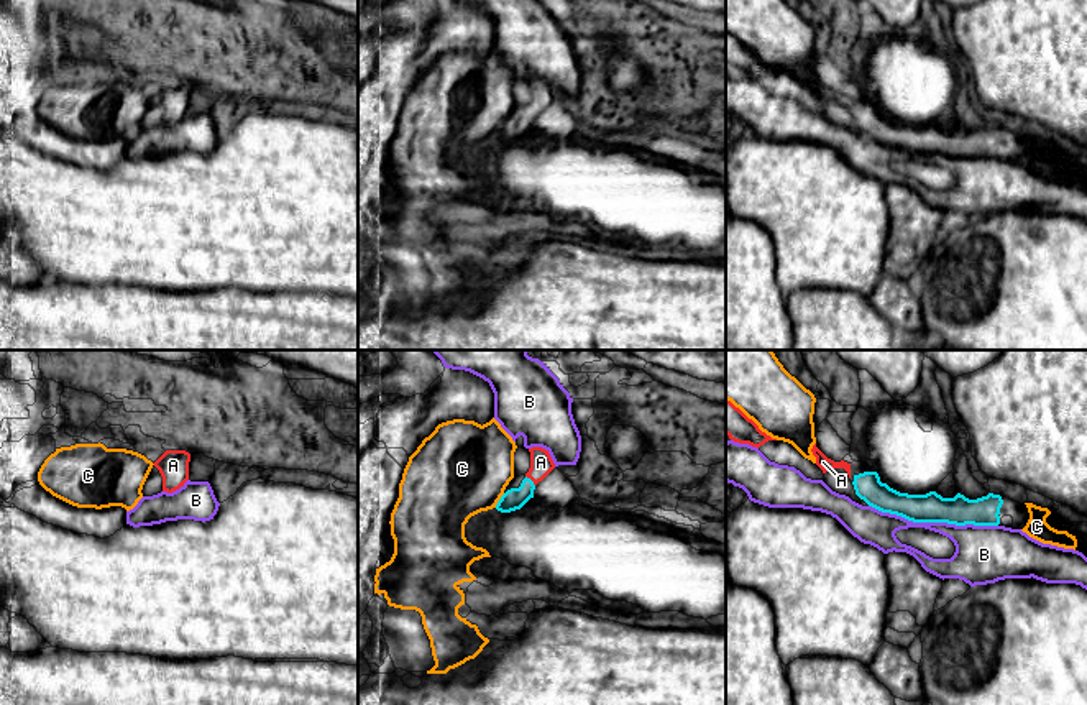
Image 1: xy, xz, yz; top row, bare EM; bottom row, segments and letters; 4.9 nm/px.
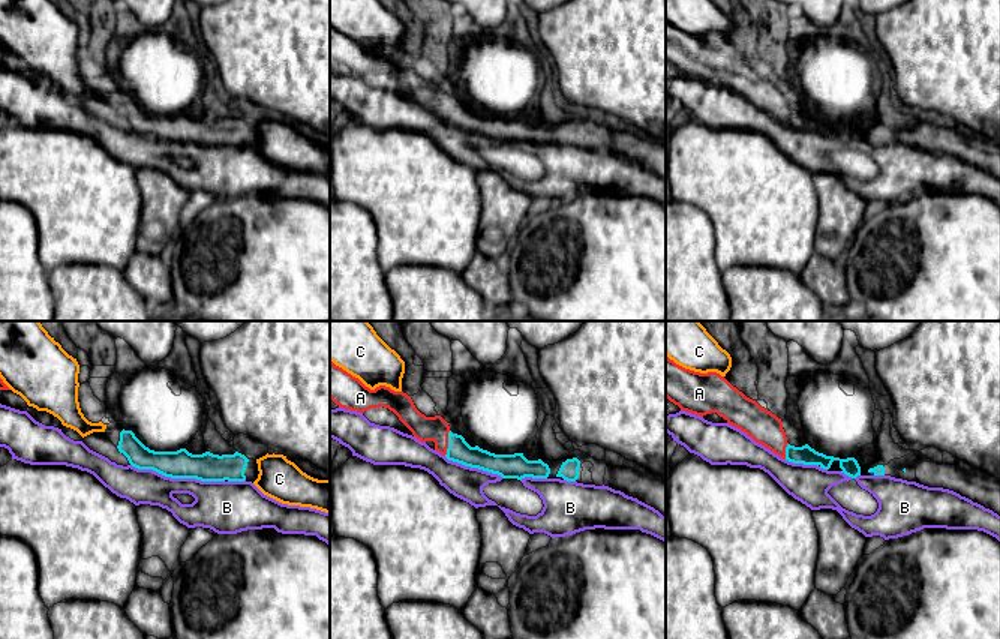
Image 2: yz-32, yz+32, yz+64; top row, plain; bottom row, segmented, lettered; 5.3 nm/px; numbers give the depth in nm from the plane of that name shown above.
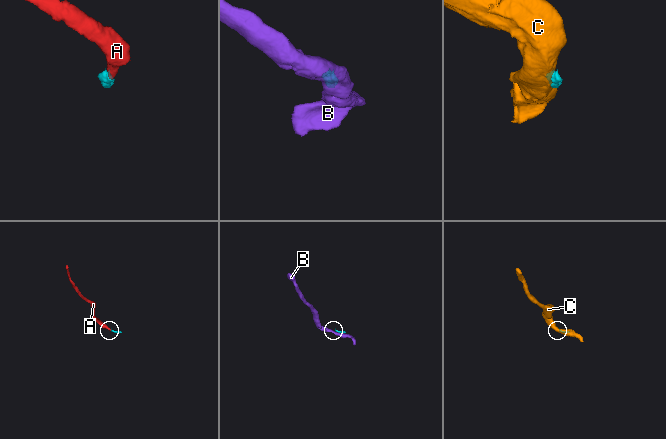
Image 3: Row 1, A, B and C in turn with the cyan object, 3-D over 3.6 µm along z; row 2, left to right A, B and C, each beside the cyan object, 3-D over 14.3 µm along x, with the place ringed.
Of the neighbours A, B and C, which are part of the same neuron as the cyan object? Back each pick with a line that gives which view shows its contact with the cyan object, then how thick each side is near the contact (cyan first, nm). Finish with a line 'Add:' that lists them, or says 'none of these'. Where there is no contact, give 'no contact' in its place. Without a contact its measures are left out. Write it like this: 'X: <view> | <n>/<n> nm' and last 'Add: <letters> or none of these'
A: xz | 110/110 nm
Add: A

